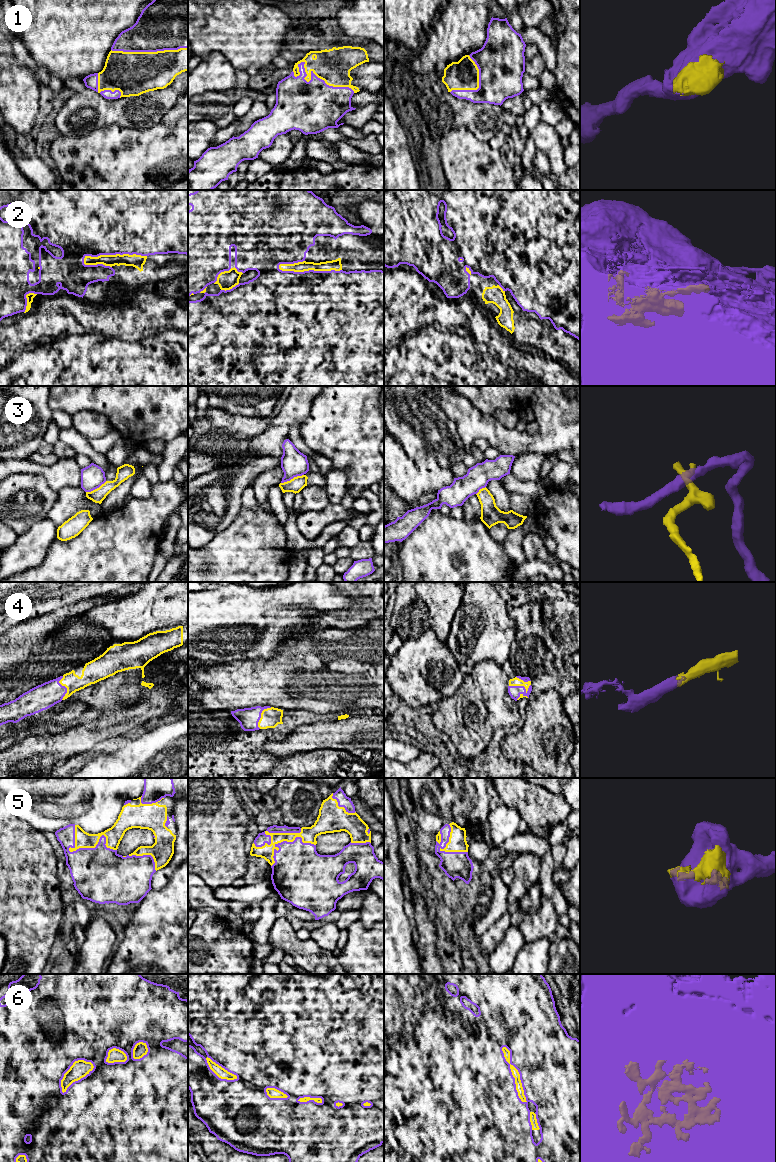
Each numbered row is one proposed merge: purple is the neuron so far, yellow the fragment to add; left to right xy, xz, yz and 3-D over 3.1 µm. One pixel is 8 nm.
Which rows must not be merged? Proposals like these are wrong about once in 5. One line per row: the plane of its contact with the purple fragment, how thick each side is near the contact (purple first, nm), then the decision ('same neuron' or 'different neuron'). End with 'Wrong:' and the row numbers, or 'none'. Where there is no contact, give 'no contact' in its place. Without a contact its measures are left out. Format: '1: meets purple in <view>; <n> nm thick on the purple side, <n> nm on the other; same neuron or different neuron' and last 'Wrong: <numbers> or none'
1: meets purple in xz; 420 nm thick on the purple side, 280 nm on the other; same neuron
2: meets purple in xy; 500 nm thick on the purple side, 110 nm on the other; same neuron
3: meets purple in xz; 200 nm thick on the purple side, 120 nm on the other; different neuron
4: meets purple in yz; 100 nm thick on the purple side, 70 nm on the other; same neuron
5: meets purple in xy; 440 nm thick on the purple side, 130 nm on the other; same neuron
6: meets purple in yz; 500 nm thick on the purple side, 60 nm on the other; same neuron
Wrong: 3

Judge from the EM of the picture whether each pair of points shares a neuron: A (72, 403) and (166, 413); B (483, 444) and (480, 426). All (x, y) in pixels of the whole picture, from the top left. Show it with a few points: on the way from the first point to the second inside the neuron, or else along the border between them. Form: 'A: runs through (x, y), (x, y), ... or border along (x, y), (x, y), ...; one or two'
A: runs through (95, 401), (138, 401), (143, 406); one
B: border along (472, 442), (477, 439), (485, 439), (490, 445); two

